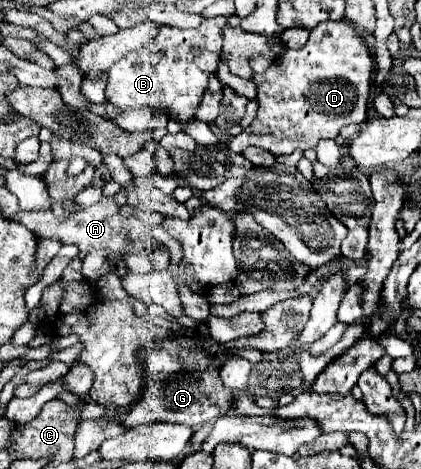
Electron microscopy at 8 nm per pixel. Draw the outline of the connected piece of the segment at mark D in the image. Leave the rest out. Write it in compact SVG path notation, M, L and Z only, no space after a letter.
M347 20L321 22L315 30L311 30L307 44L299 50L297 58L285 58L281 64L273 64L263 74L263 78L257 76L257 118L239 136L227 142L229 150L243 152L249 146L259 146L275 156L281 156L291 154L293 150L315 148L321 140L335 140L343 126L365 122L367 98L371 88L371 68L373 58L369 54L369 48L365 40L359 34L355 34L353 26Z

